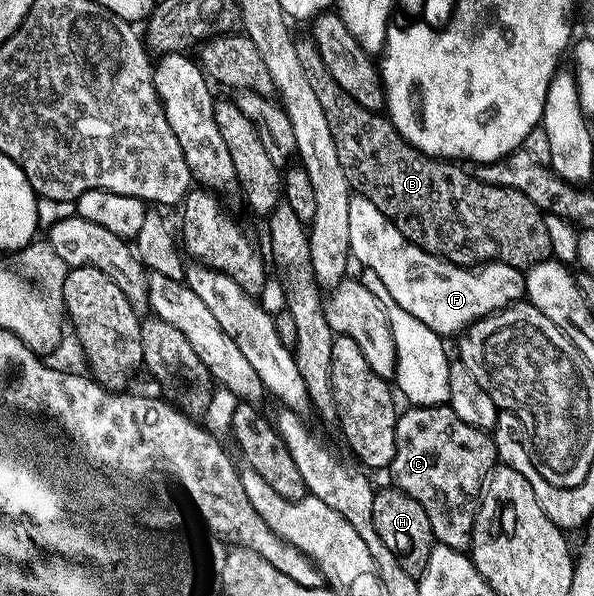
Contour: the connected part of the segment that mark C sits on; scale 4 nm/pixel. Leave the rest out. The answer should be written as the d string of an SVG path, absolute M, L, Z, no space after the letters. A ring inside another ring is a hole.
M409 405L398 414L395 429L395 457L391 464L393 471L392 486L406 491L423 509L427 509L427 517L431 521L434 540L453 550L464 552L473 541L473 521L475 506L465 495L465 487L483 487L495 464L498 462L496 445L484 430L465 424L456 416L450 406L419 407ZM473 439L477 439L477 463L465 463L465 451L473 451Z

